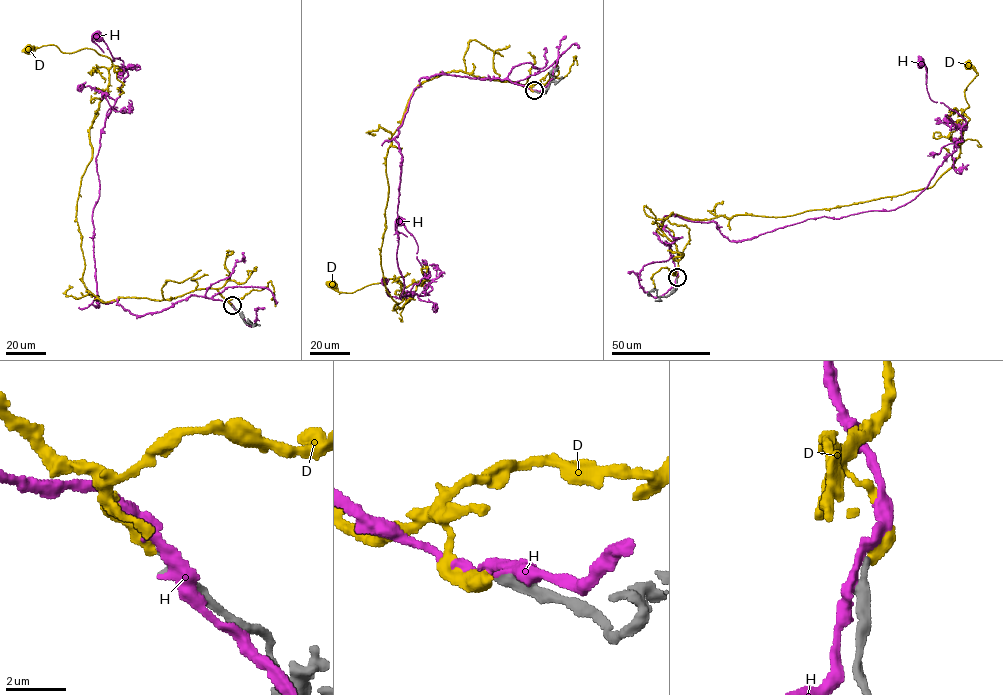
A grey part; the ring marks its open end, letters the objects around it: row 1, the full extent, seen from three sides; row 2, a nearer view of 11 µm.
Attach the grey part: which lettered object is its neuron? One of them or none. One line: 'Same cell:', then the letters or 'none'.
Same cell: none

